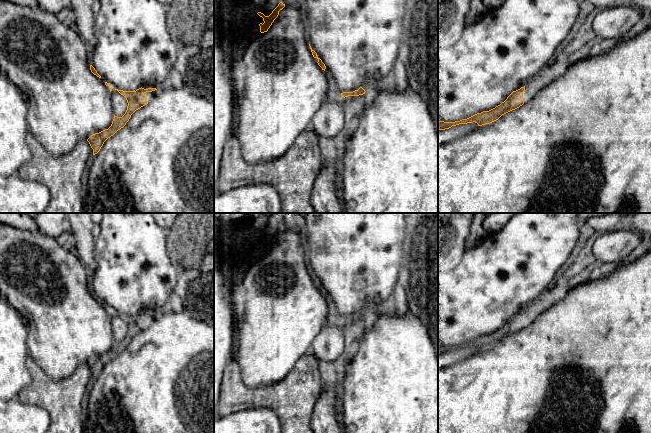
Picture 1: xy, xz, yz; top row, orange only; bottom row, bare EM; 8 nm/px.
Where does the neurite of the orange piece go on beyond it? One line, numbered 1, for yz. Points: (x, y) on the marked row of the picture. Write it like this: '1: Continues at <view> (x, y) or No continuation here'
1: No continuation here

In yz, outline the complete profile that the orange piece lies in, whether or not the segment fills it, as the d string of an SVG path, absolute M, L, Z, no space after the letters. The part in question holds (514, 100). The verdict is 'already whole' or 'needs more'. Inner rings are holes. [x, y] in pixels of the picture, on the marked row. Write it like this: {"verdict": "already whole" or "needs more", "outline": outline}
{"verdict": "already whole", "outline": "M525 86L520 89L513 91L507 99L502 102L500 105L489 111L483 111L481 113L477 113L467 119L462 119L460 121L455 122L444 122L438 121L438 130L449 129L452 126L456 126L459 124L467 124L467 123L477 123L478 126L482 126L485 124L490 124L496 120L498 120L502 115L515 110L524 104L523 97L521 94L525 91Z"}

